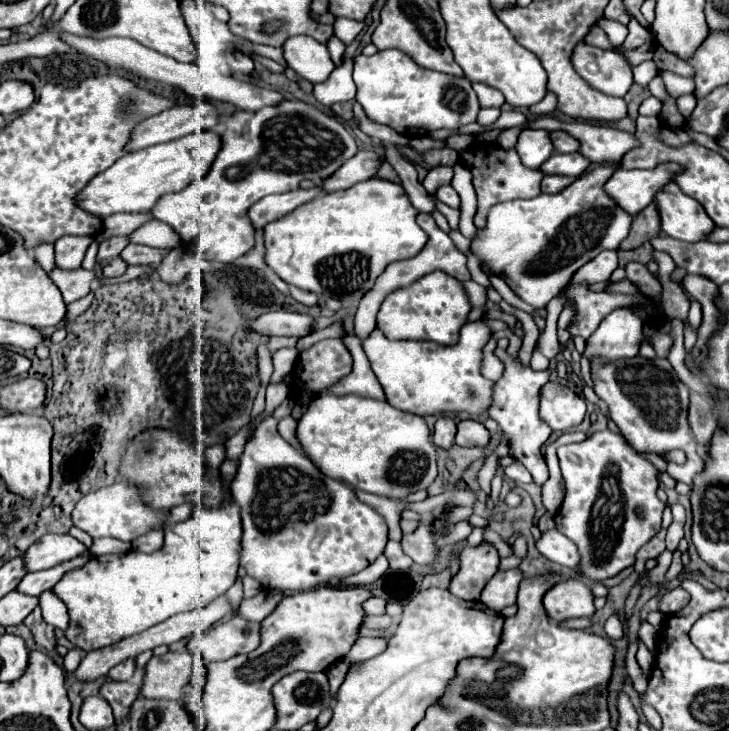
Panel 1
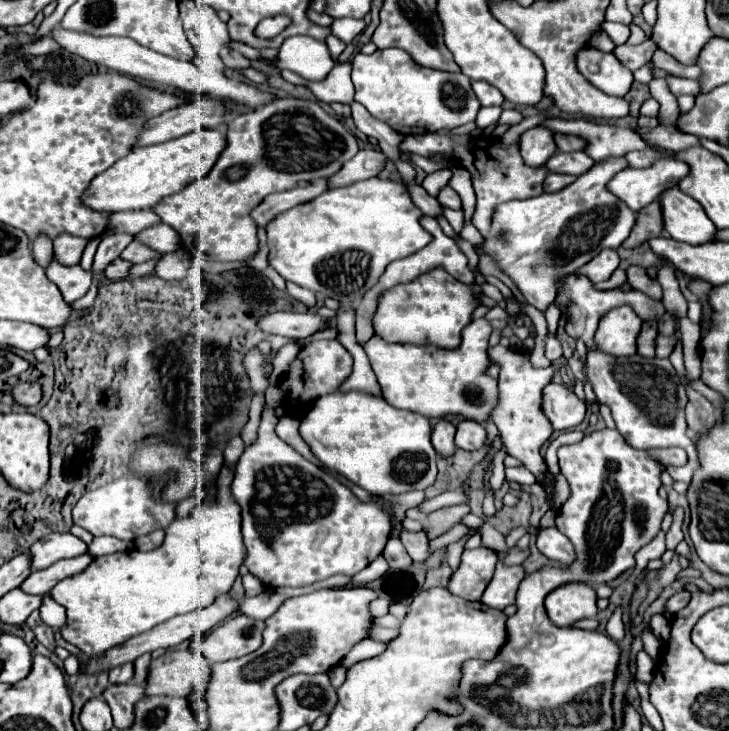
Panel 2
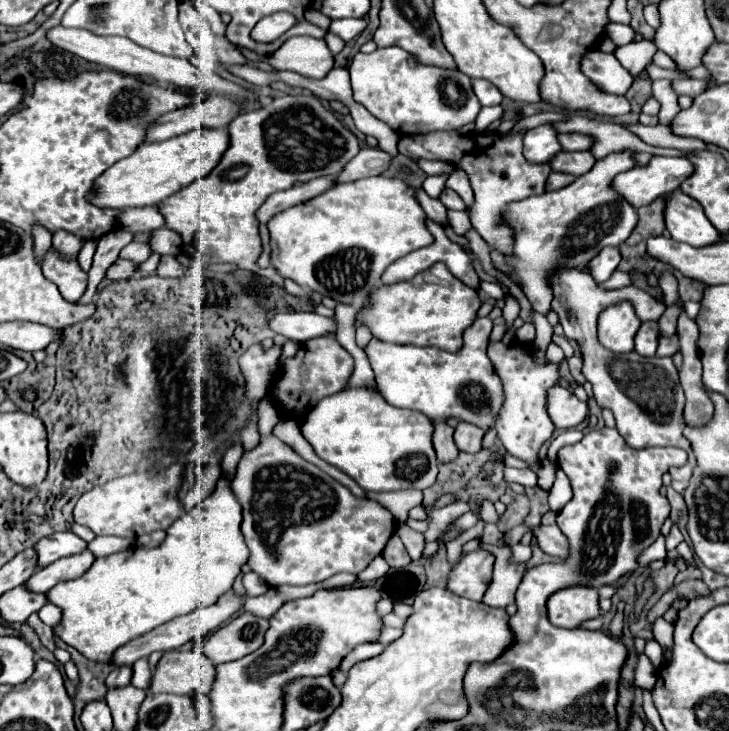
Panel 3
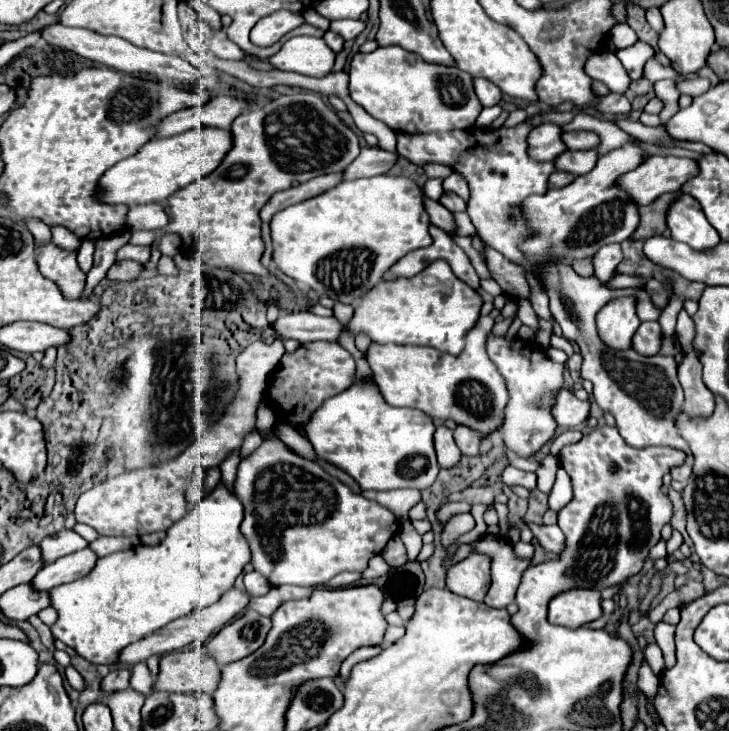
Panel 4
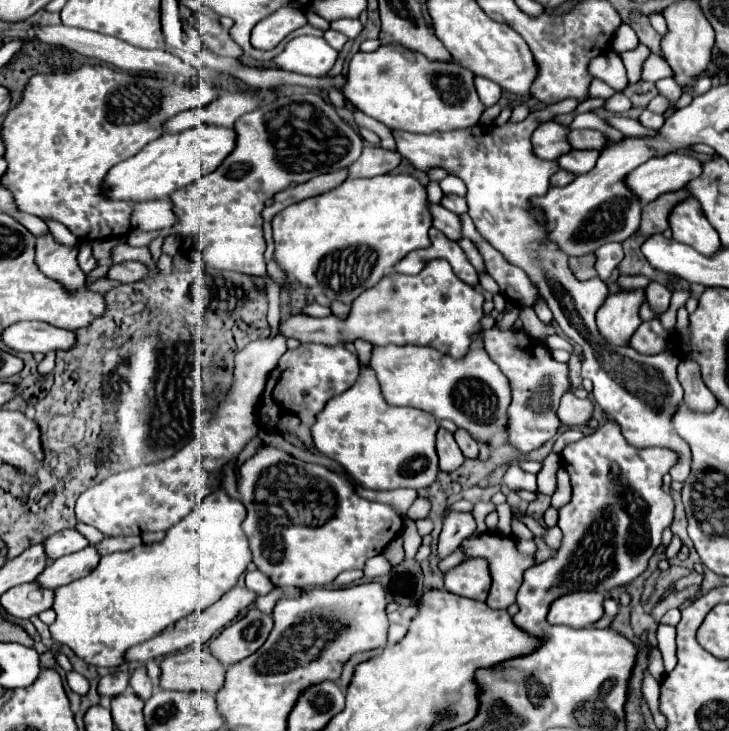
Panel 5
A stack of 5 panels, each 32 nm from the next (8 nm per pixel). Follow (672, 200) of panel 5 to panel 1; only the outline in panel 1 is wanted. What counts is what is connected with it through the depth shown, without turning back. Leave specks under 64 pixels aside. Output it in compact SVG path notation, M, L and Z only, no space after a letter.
M650 204L640 214L634 216L632 226L630 226L630 232L622 240L622 244L618 246L618 250L634 250L634 248L642 246L642 242L652 240L654 236L658 236L658 232L660 232L658 210L656 210L654 204Z

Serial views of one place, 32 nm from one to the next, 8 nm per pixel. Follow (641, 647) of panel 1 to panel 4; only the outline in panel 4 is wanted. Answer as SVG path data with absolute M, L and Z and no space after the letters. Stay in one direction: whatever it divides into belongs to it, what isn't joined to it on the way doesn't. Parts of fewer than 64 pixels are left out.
M644 660L642 666L640 666L640 670L638 670L638 688L640 688L646 696L654 698L654 694L656 694L656 684L658 684L658 676L652 672L650 664Z

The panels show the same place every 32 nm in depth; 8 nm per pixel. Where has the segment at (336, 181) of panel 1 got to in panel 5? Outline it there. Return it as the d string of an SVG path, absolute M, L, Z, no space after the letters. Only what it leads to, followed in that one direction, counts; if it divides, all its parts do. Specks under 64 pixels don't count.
M366 146L360 158L352 166L348 166L348 178L372 178L388 174L398 166L400 160L402 158L398 156L398 152L390 152L380 146Z

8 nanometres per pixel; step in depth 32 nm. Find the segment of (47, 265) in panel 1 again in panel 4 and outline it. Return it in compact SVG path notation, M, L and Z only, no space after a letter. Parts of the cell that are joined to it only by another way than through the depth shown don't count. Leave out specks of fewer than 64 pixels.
M28 220L26 224L28 224L28 230L32 232L32 236L36 240L36 248L40 248L42 244L50 242L50 228L44 222L40 222L40 220Z

